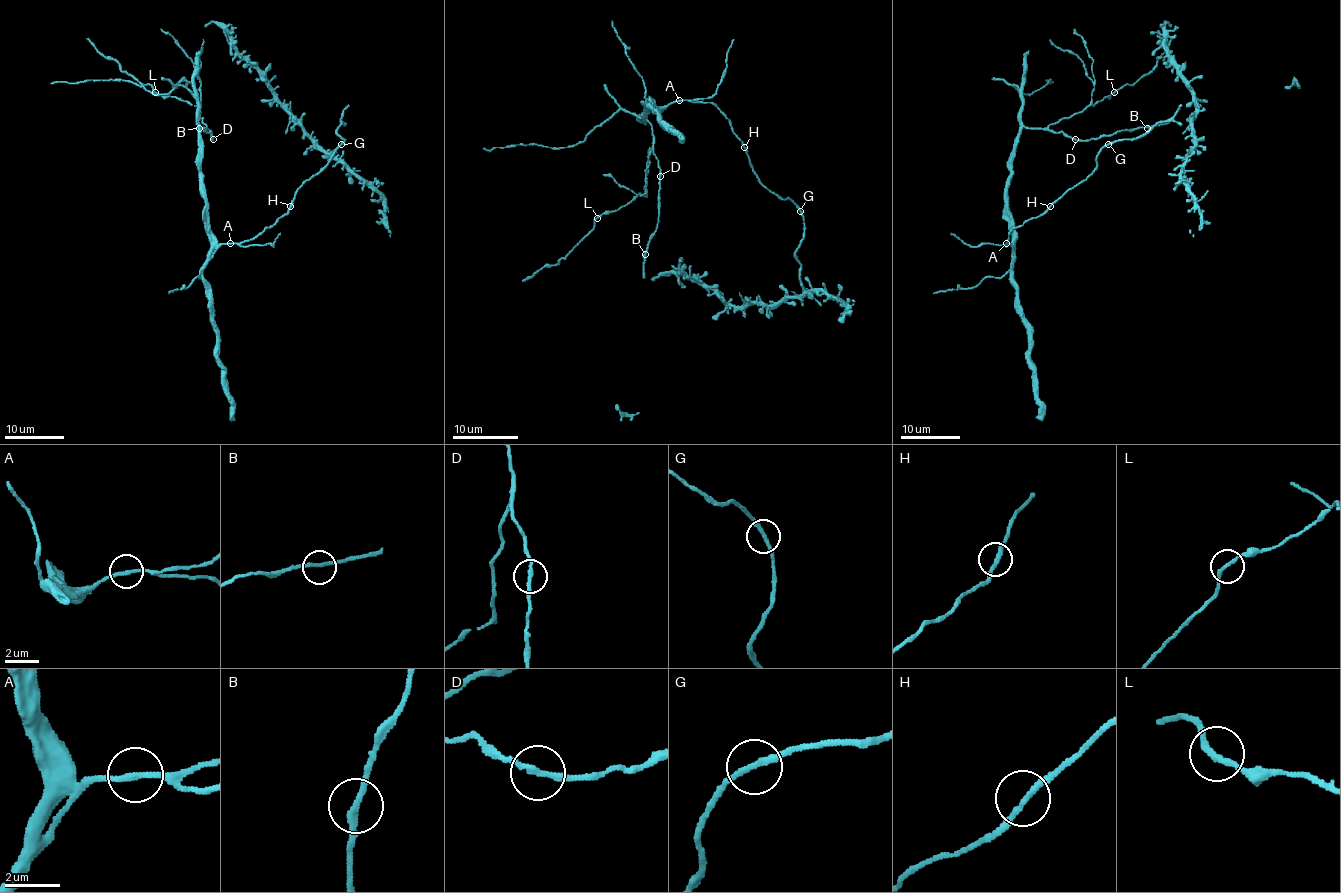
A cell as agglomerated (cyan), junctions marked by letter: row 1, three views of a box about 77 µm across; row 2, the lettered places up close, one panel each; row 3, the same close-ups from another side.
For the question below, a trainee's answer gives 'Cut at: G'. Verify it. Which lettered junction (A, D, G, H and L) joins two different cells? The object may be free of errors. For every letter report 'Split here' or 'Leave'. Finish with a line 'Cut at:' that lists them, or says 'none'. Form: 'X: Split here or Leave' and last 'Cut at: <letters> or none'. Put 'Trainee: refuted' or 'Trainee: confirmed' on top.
Trainee: refuted
A: Leave
D: Leave
G: Leave
H: Leave
L: Leave
Cut at: none

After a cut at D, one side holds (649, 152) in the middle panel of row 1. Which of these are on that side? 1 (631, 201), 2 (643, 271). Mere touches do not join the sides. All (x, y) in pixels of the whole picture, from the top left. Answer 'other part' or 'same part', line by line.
1: same part
2: other part

